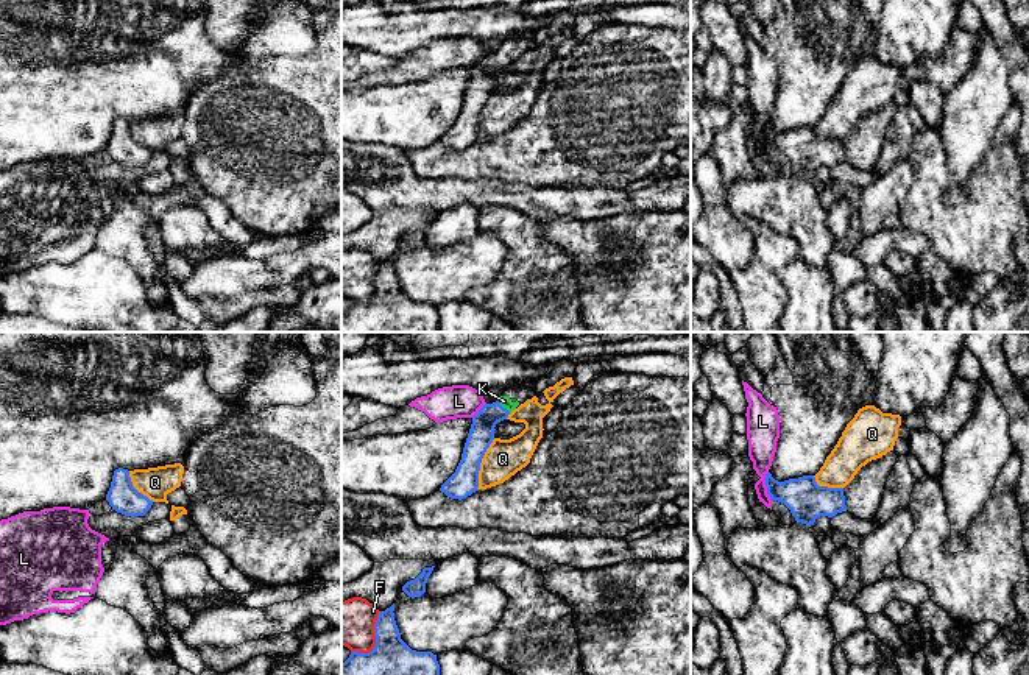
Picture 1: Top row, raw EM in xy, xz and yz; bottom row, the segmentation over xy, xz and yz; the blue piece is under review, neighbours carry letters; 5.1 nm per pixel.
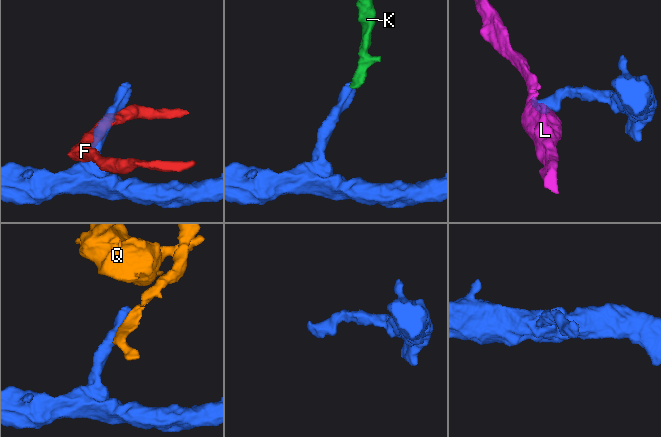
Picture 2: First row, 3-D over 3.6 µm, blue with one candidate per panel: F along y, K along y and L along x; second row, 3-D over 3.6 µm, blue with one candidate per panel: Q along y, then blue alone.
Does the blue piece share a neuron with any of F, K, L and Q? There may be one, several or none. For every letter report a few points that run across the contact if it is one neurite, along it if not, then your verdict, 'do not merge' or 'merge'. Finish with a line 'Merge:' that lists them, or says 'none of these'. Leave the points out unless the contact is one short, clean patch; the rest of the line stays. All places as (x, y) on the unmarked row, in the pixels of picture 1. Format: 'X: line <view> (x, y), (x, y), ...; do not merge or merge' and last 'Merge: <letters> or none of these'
F: line xz (381, 262), (374, 276), (374, 296), (367, 303), (351, 303); do not merge
K: line xz (480, 86), (482, 78), (502, 58), (504, 52); merge
L: line yz (767, 122), (764, 128), (766, 144), (772, 150); do not merge
Q: do not merge
Merge: K

